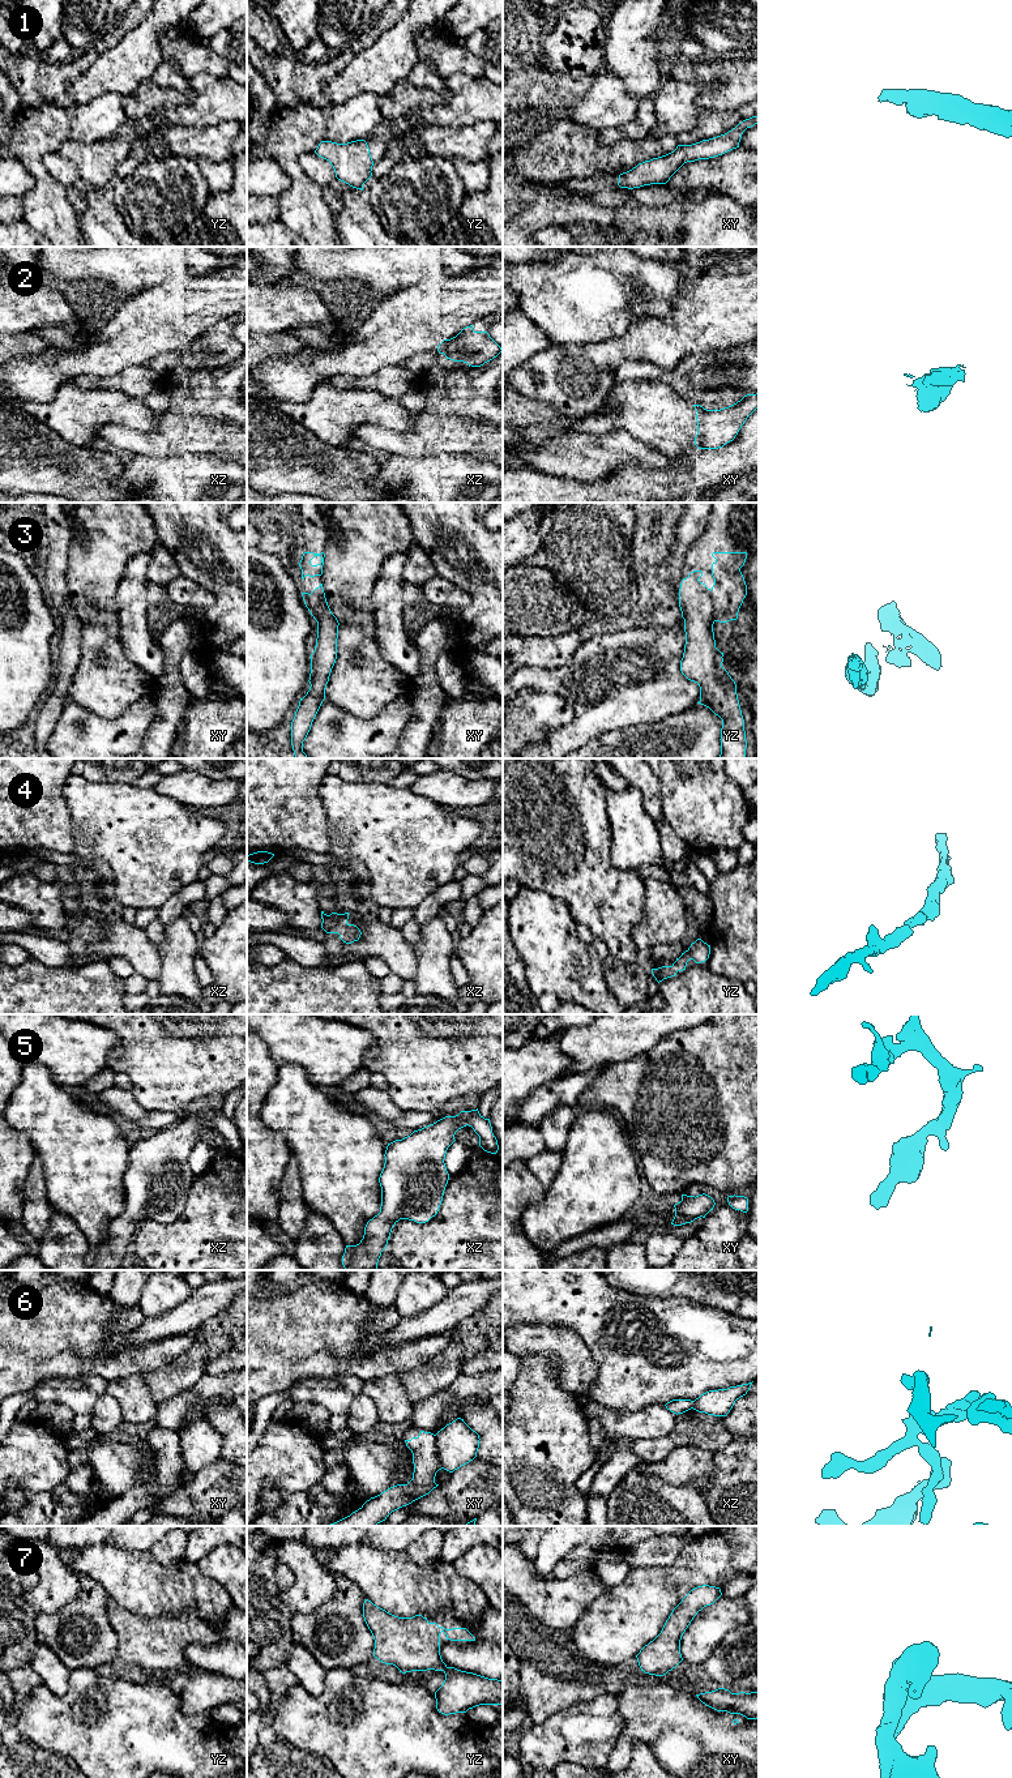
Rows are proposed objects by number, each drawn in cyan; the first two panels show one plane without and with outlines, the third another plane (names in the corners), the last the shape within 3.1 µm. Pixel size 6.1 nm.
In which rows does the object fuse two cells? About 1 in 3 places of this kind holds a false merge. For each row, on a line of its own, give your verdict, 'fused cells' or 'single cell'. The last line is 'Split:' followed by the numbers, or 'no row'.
1: single cell
2: fused cells
3: single cell
4: single cell
5: single cell
6: fused cells
7: single cell
Split: 2, 6

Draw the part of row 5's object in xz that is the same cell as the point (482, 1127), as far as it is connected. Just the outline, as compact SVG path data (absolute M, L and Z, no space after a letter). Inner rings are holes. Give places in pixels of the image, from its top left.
M478 1108L445 1116L388 1144L379 1178L380 1213L367 1222L359 1244L346 1245L342 1256L346 1270L376 1270L392 1228L400 1219L426 1223L437 1214L449 1180L445 1154L456 1141L456 1132L466 1125L479 1136L479 1146L484 1151L498 1153L490 1119L484 1119Z

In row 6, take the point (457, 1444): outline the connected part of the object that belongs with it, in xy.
M461 1418L436 1433L437 1458L441 1469L453 1473L477 1457L479 1435Z

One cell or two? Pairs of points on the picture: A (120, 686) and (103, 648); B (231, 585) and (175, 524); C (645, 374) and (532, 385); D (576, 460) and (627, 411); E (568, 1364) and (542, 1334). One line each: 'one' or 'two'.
A: one
B: one
C: two
D: two
E: one

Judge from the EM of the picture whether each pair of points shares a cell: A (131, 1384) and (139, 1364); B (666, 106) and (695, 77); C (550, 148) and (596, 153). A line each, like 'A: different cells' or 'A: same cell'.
A: different cells
B: different cells
C: same cell

